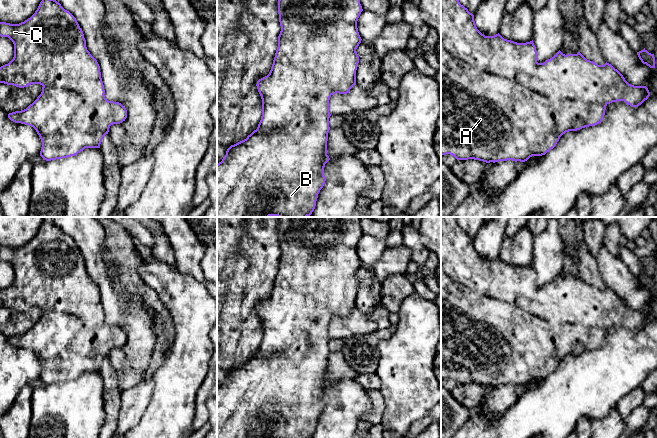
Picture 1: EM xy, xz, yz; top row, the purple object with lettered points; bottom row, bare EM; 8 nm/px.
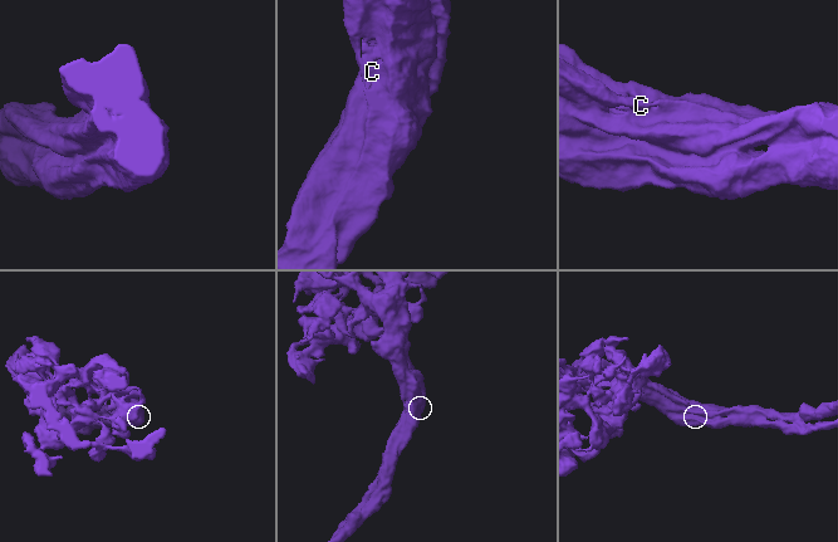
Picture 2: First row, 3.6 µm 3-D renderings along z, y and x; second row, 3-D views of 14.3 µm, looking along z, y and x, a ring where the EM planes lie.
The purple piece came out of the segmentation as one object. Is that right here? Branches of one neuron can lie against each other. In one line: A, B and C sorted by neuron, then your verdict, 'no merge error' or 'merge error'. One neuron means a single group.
A / B C; merge error

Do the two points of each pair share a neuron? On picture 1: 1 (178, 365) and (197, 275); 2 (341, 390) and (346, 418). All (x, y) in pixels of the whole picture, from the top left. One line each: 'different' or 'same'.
1: different
2: same

